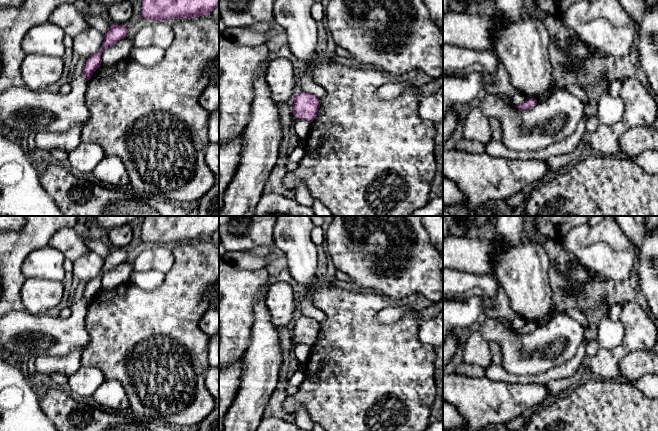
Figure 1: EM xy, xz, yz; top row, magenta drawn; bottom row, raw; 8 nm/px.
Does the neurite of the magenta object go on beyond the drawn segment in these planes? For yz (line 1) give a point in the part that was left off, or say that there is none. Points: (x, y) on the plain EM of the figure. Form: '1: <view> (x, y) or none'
1: none

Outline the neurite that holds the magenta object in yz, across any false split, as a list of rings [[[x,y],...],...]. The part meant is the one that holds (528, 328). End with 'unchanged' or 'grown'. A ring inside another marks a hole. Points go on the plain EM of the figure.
[[[532,322],[532,323],[526,324],[524,327],[518,329],[517,332],[518,332],[518,335],[524,335],[524,334],[528,334],[528,333],[532,332],[536,328],[537,328],[536,323]]] | unchanged

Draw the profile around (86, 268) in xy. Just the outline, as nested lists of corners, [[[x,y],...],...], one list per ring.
[[[91,251],[74,261],[72,274],[79,281],[88,283],[101,273],[103,265],[104,259]]]

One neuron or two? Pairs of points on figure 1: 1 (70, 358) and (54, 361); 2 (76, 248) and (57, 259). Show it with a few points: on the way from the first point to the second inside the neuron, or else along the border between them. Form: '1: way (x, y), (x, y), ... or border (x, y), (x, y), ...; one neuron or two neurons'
1: way (66, 361), (58, 361); one neuron
2: border (47, 245), (55, 247), (65, 258); two neurons

